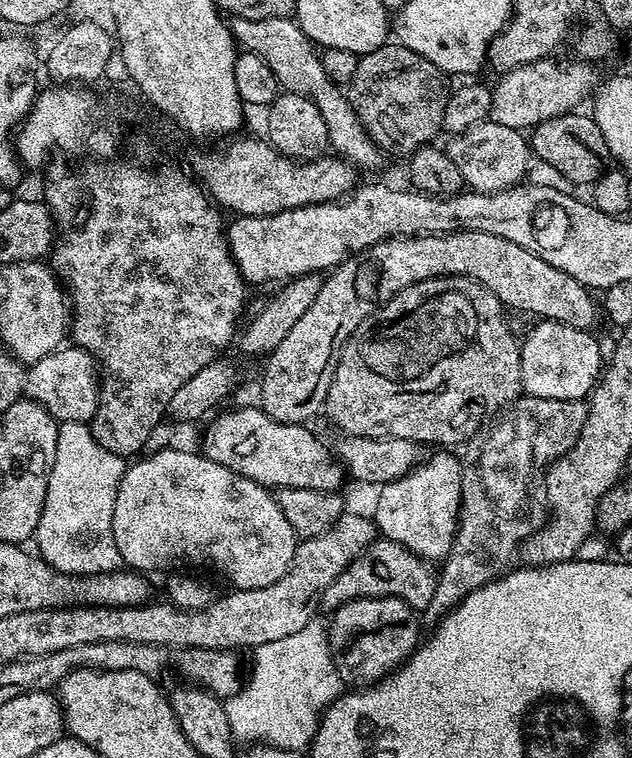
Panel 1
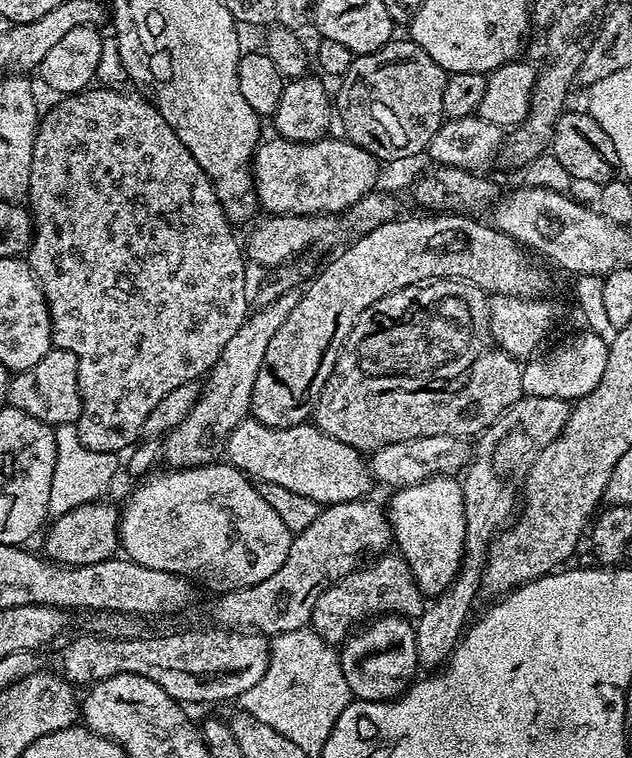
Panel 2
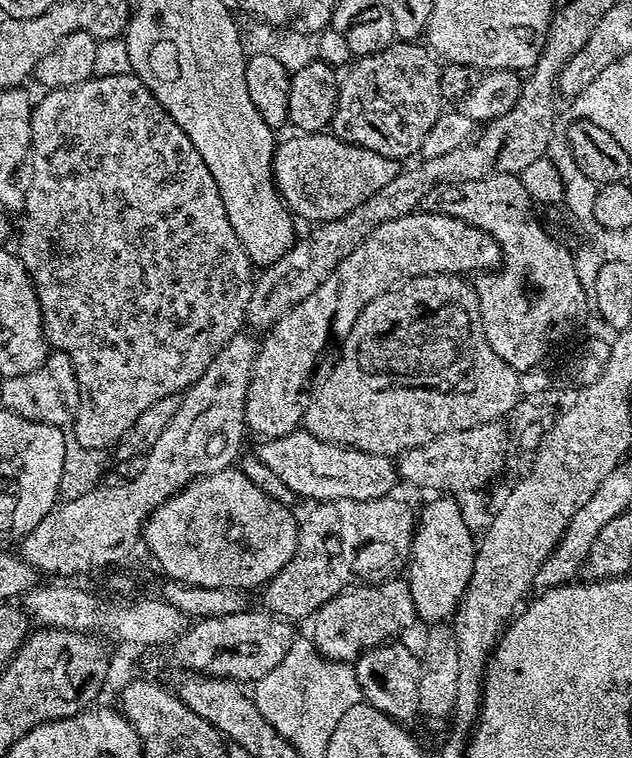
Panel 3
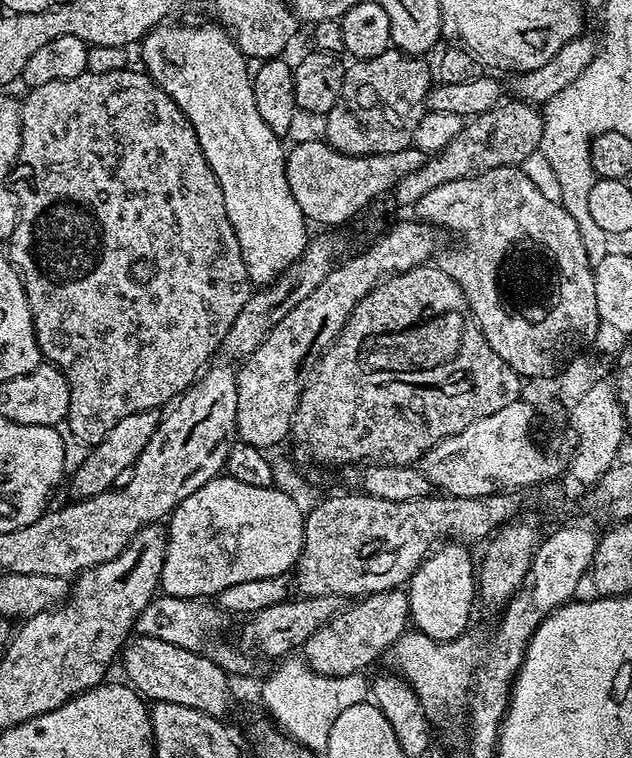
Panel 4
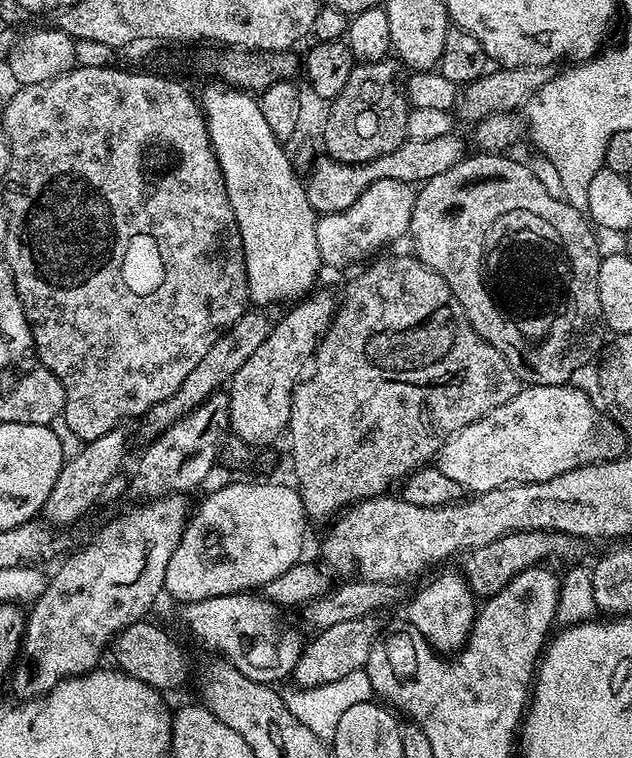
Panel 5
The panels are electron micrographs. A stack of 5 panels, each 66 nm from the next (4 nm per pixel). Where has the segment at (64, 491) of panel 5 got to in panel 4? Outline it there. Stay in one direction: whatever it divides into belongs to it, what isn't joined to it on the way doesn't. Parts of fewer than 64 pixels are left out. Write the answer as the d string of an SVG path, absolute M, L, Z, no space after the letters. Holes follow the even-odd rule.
M155 408L142 410L138 414L126 414L126 418L122 418L122 422L118 422L107 434L104 435L102 442L91 445L90 451L82 462L82 466L71 469L70 480L72 476L73 492L71 495L77 500L89 500L90 497L102 494L103 492L108 491L109 488L113 487L113 485L115 485L117 481L119 481L121 477L131 469L132 465L136 463L136 460L142 454L142 450L146 450L146 442L150 442L150 438L154 438L154 430L158 430L161 419L161 413Z

